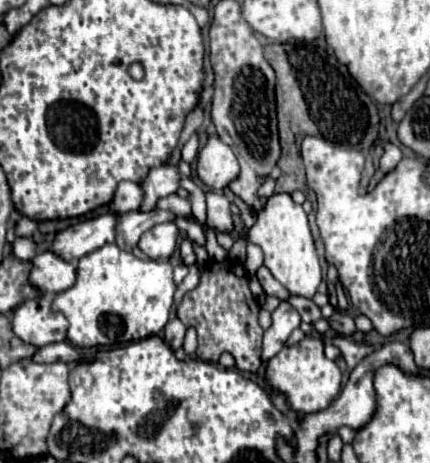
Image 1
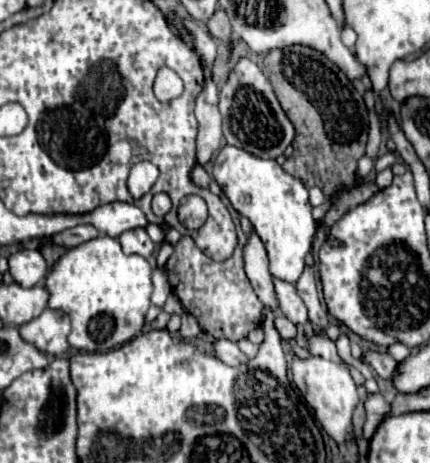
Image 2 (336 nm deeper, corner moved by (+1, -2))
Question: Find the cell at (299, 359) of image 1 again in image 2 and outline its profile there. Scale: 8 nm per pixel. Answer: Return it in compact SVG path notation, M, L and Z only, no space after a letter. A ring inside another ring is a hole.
M310 356L310 358L292 358L292 382L300 390L302 398L306 404L314 410L316 420L322 424L322 428L328 432L330 438L336 442L342 442L352 428L352 412L354 406L358 404L358 394L356 394L356 382L352 380L350 372L336 362L324 360L320 356Z

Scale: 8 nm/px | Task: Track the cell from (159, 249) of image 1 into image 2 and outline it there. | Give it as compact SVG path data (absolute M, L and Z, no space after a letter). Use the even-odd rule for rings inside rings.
M134 228L134 230L124 232L120 236L120 244L122 244L124 254L140 254L144 258L148 258L154 250L154 242L150 240L144 228Z

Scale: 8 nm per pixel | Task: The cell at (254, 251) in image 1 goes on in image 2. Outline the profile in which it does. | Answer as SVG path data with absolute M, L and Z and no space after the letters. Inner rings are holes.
M274 280L274 290L276 290L276 298L278 298L278 308L280 312L294 322L296 326L302 326L308 322L308 314L306 314L306 306L302 302L302 298L296 294L294 284L288 284L284 280Z

